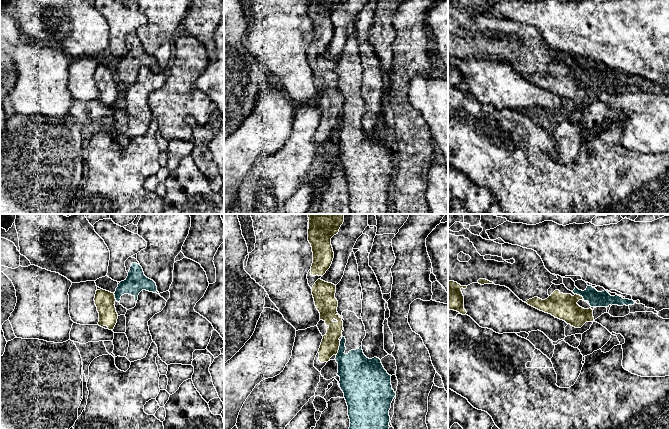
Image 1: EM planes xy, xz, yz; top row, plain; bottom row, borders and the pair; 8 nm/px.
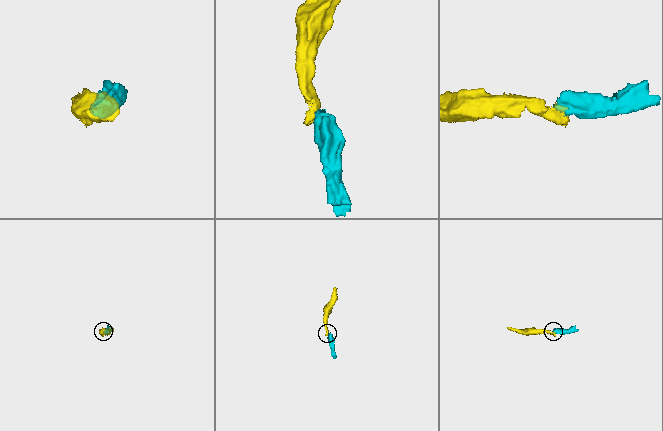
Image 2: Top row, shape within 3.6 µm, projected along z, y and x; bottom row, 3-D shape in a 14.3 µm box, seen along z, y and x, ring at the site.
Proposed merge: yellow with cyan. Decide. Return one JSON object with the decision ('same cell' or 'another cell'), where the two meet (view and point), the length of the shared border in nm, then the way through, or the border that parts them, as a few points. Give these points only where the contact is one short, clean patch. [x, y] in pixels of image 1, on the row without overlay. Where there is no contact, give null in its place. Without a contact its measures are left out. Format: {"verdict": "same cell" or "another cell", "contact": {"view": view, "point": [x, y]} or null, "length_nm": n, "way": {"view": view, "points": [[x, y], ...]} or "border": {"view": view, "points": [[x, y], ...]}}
{"verdict": "another cell", "contact": {"view": "xz", "point": [338, 124]}, "length_nm": 120, "border": {"view": "xz", "points": [[340, 117], [336, 131]]}}

